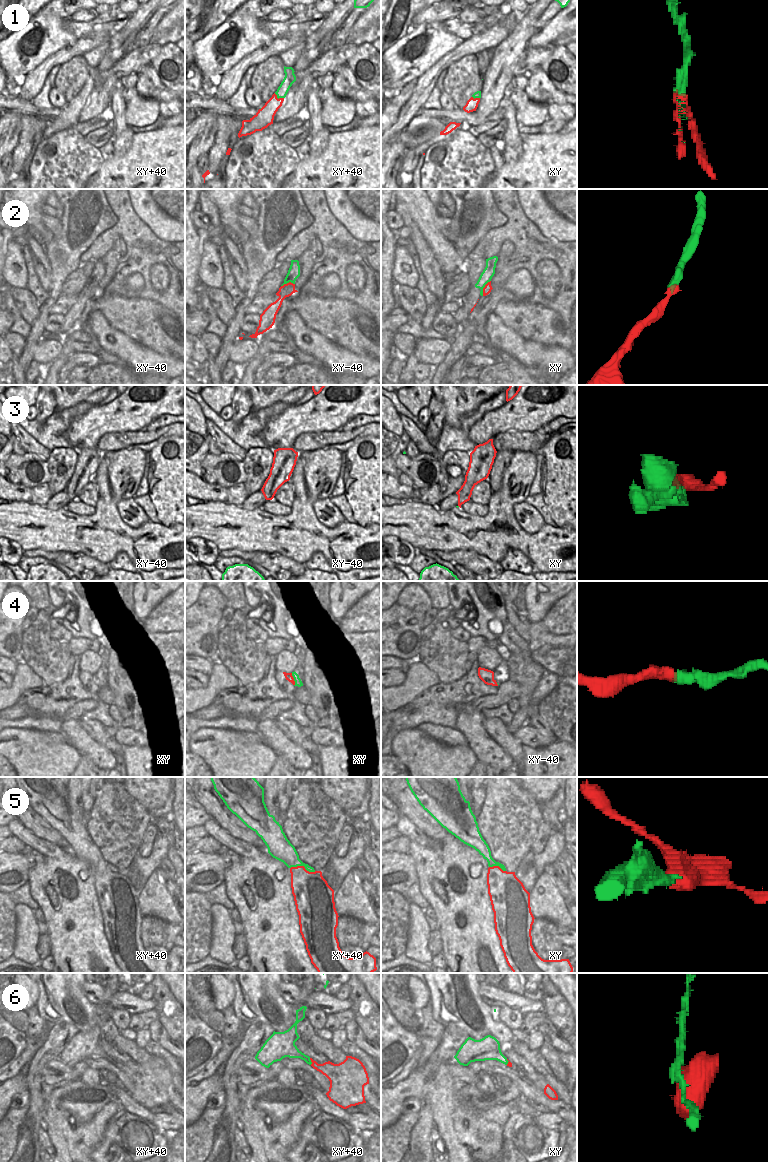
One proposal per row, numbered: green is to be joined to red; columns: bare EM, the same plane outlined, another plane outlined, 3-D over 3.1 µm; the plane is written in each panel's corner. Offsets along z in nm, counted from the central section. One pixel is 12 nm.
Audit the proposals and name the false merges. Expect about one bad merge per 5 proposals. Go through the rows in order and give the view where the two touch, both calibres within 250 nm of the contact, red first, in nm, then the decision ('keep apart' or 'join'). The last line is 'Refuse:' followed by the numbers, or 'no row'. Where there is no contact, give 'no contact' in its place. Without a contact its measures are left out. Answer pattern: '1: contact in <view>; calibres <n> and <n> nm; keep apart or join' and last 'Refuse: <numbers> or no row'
1: contact in xy+40; calibres 200 and 130 nm; keep apart
2: contact in xy; calibres 100 and 140 nm; join
3: no contact; join
4: contact in xy; calibres 90 and 90 nm; join
5: contact in xy+40; calibres 360 and 220 nm; join
6: contact in xy+40; calibres 180 and 140 nm; join
Refuse: 1

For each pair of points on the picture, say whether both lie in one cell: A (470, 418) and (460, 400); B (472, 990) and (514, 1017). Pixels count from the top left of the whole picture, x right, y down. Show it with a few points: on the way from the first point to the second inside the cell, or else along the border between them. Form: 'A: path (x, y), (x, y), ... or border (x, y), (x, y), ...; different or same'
A: border (488, 400), (466, 413), (459, 426), (447, 424); different
B: border (494, 1012), (495, 1016), (510, 1030); different

